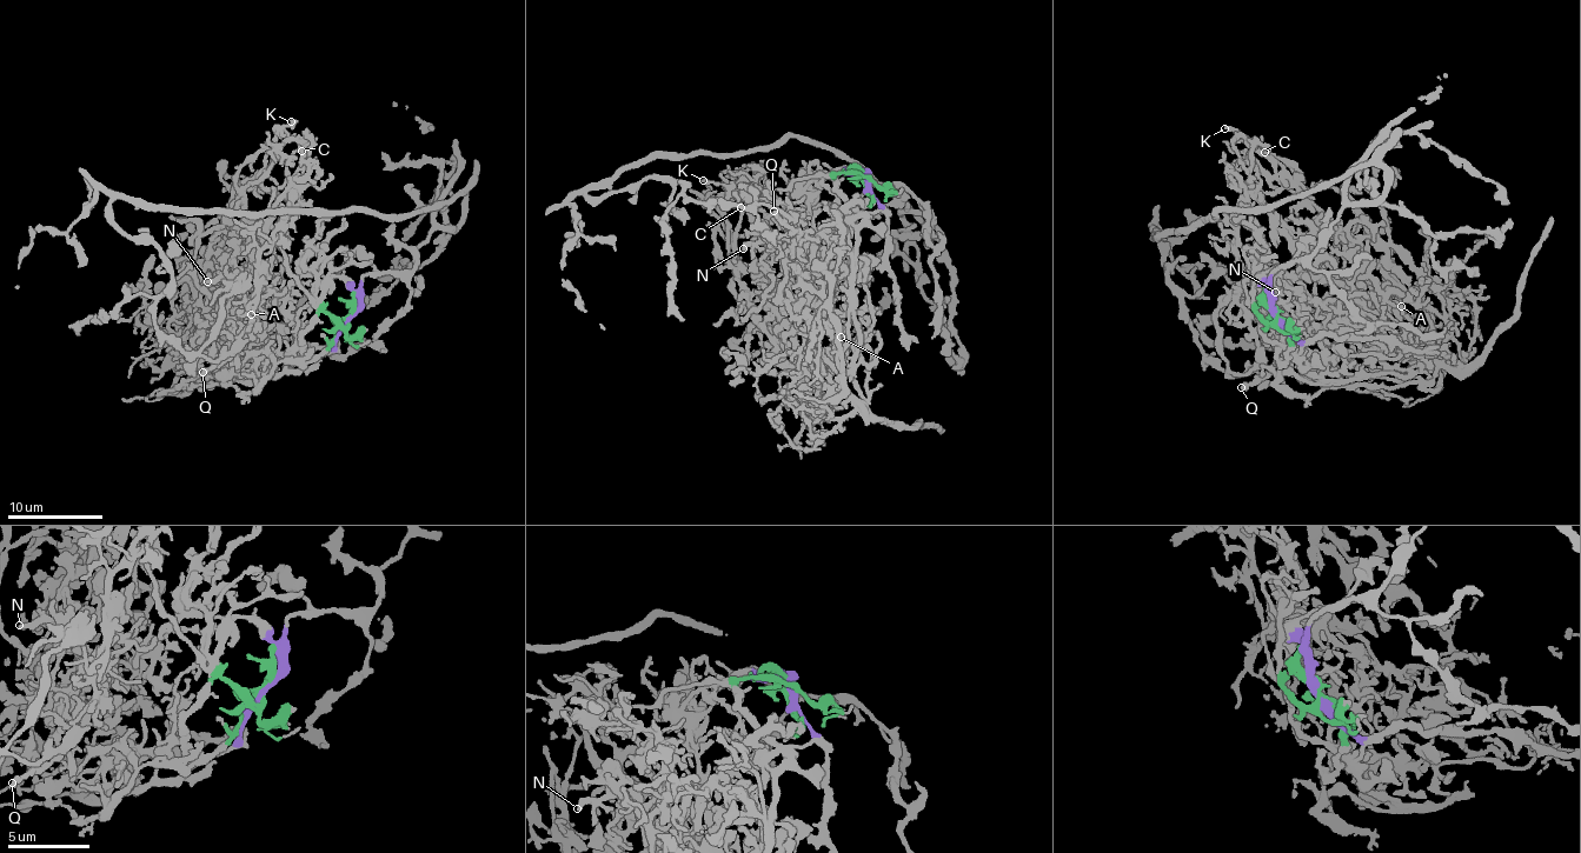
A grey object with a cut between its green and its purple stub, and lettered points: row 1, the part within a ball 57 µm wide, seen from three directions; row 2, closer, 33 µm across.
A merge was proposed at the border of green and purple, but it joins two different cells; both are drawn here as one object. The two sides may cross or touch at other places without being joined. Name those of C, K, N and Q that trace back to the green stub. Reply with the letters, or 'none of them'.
C, K, N, Q

